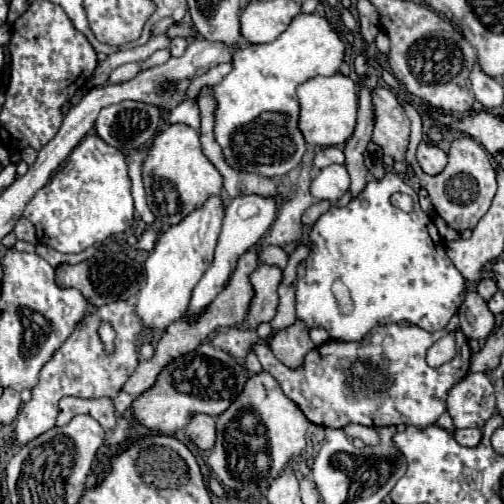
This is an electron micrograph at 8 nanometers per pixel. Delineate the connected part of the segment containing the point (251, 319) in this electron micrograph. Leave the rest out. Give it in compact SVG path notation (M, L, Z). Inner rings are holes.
M259 264L249 278L255 294L249 304L247 322L249 322L249 328L257 328L261 322L271 322L277 312L277 304L279 304L277 288L283 280L283 270L277 266Z

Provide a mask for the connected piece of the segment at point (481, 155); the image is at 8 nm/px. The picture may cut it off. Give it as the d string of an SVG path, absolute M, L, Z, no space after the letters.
M405 102L404 110L411 121L411 133L409 138L409 146L405 154L405 160L395 162L393 170L397 174L406 172L407 168L412 165L412 169L419 180L419 186L427 190L431 204L435 206L437 214L457 232L463 230L473 230L477 226L477 222L483 218L483 214L489 210L491 200L495 196L497 190L497 182L495 182L495 168L491 164L491 160L487 158L487 152L469 136L463 136L459 140L455 140L449 148L449 162L445 166L443 172L439 172L437 176L429 176L427 172L421 172L419 164L415 158L415 151L425 134L420 115L414 107Z

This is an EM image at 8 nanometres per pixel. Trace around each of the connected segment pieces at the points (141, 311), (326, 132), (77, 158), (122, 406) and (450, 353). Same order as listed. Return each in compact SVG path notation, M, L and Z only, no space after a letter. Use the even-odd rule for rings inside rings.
M211 196L201 208L187 214L179 224L165 230L153 252L145 262L147 280L139 292L137 314L141 322L151 330L165 330L171 322L179 320L189 308L191 288L201 280L209 268L215 250L215 240L219 238L221 224L225 218L225 202L221 196Z
M343 74L315 76L297 88L301 114L299 128L307 144L313 146L339 146L353 136L357 120L357 90L355 82Z
M93 134L85 136L71 150L63 168L25 206L23 216L27 216L27 220L33 222L35 230L37 230L37 240L59 252L81 252L93 244L101 244L105 238L109 238L113 234L127 232L133 226L133 218L135 218L131 180L129 180L127 168L129 168L127 156L121 150L105 144L99 136L93 136Z
M121 392L121 394L113 400L113 406L115 406L117 418L121 418L121 416L123 416L123 412L131 406L131 402L133 402L133 398L131 398L127 392Z
M447 334L441 340L437 340L437 344L433 344L429 348L427 364L437 368L437 366L449 362L453 356L455 356L455 338L453 338L453 334Z

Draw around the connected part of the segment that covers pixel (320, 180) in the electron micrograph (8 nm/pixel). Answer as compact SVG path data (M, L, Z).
M331 164L319 170L311 184L311 192L315 200L337 202L347 190L349 190L349 174L339 164Z

